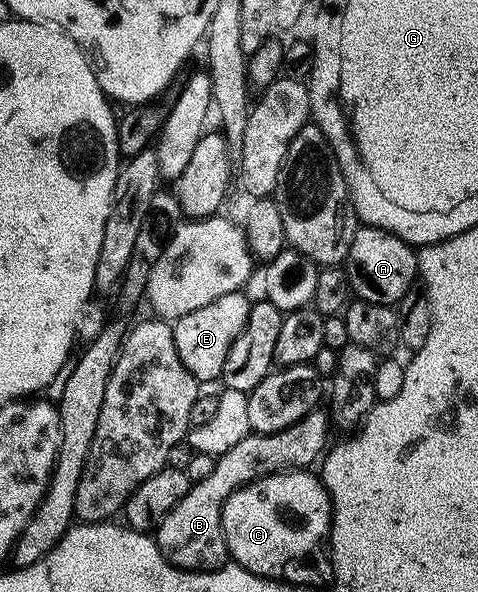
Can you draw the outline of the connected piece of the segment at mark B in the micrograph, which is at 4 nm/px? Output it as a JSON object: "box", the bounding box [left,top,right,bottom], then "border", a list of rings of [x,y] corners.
{"box":[156,409,331,571],"border":[[[318,409],[307,417],[303,417],[303,421],[291,425],[291,429],[283,429],[283,433],[250,434],[230,452],[218,458],[211,477],[202,483],[192,484],[187,497],[183,497],[183,501],[179,501],[179,505],[175,505],[175,509],[171,509],[171,513],[167,513],[167,517],[162,519],[156,528],[157,548],[163,553],[165,560],[179,571],[218,571],[221,567],[226,566],[231,559],[223,529],[223,509],[227,505],[227,501],[235,492],[245,488],[248,483],[255,483],[258,479],[266,479],[268,475],[285,475],[288,471],[308,471],[316,468],[317,458],[319,458],[319,463],[330,446],[329,427],[331,428],[330,412]]]}

